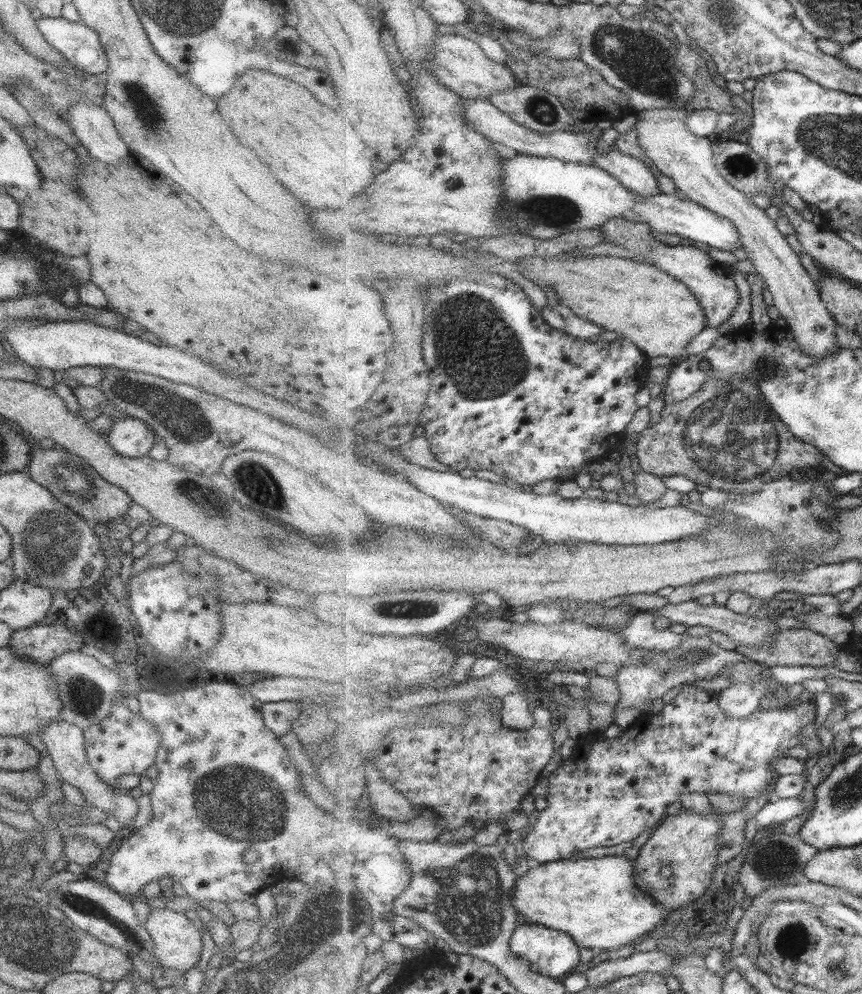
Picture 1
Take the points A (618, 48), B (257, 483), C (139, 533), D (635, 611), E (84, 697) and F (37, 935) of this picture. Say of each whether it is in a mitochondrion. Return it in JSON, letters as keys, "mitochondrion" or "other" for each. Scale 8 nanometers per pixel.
{"A":"mitochondrion","B":"mitochondrion","C":"other","D":"other","E":"mitochondrion","F":"mitochondrion"}

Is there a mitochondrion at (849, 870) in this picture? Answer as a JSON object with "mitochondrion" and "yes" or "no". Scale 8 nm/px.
{"mitochondrion":"no"}

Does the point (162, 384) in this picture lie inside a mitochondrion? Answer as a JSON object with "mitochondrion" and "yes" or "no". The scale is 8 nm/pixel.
{"mitochondrion":"no"}

